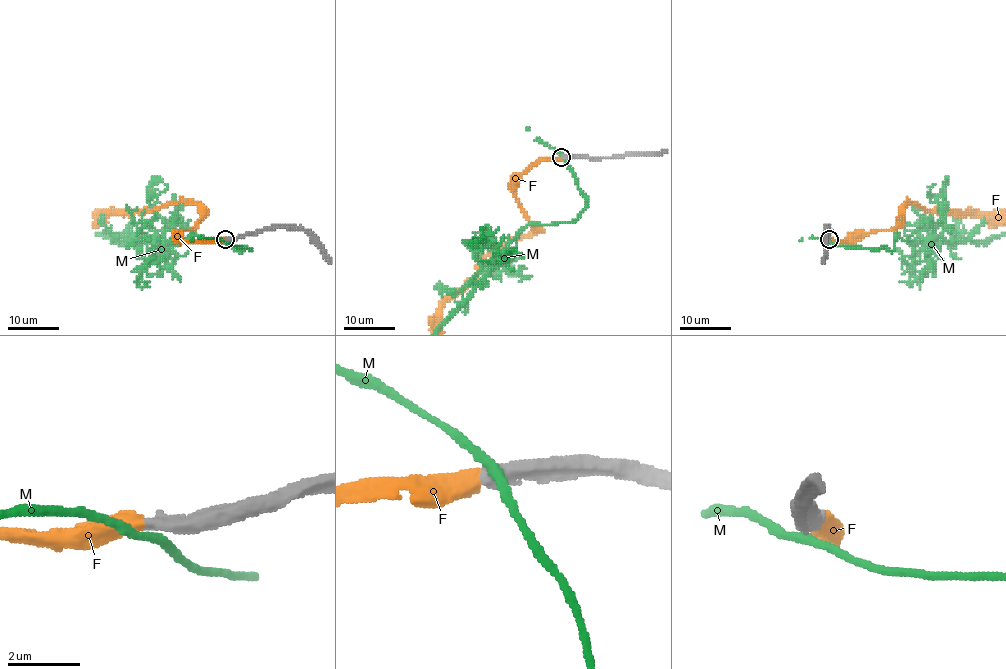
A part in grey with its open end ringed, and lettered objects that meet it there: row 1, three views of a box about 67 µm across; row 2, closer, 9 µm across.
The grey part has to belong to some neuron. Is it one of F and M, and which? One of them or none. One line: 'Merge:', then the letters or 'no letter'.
Merge: F

